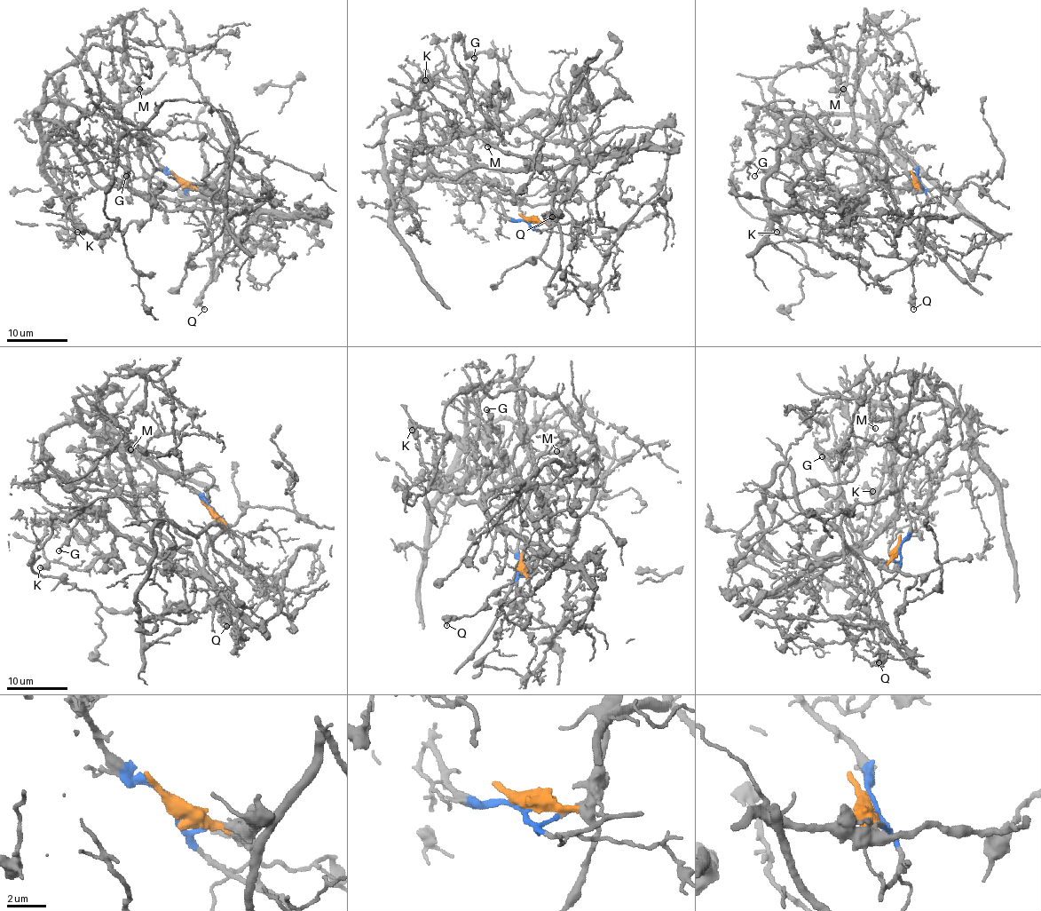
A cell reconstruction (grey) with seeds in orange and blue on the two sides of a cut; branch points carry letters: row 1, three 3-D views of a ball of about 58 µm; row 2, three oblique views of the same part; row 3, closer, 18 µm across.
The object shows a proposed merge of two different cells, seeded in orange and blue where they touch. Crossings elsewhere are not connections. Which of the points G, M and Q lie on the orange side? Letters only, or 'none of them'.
Q

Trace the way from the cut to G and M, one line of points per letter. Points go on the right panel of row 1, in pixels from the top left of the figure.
G: (917, 179), (871, 102), (864, 114), (782, 123), (776, 142), (791, 159), (754, 176)
M: (917, 179), (917, 168), (879, 123), (874, 106), (855, 79), (860, 57), (834, 45), (830, 57), (843, 89)

